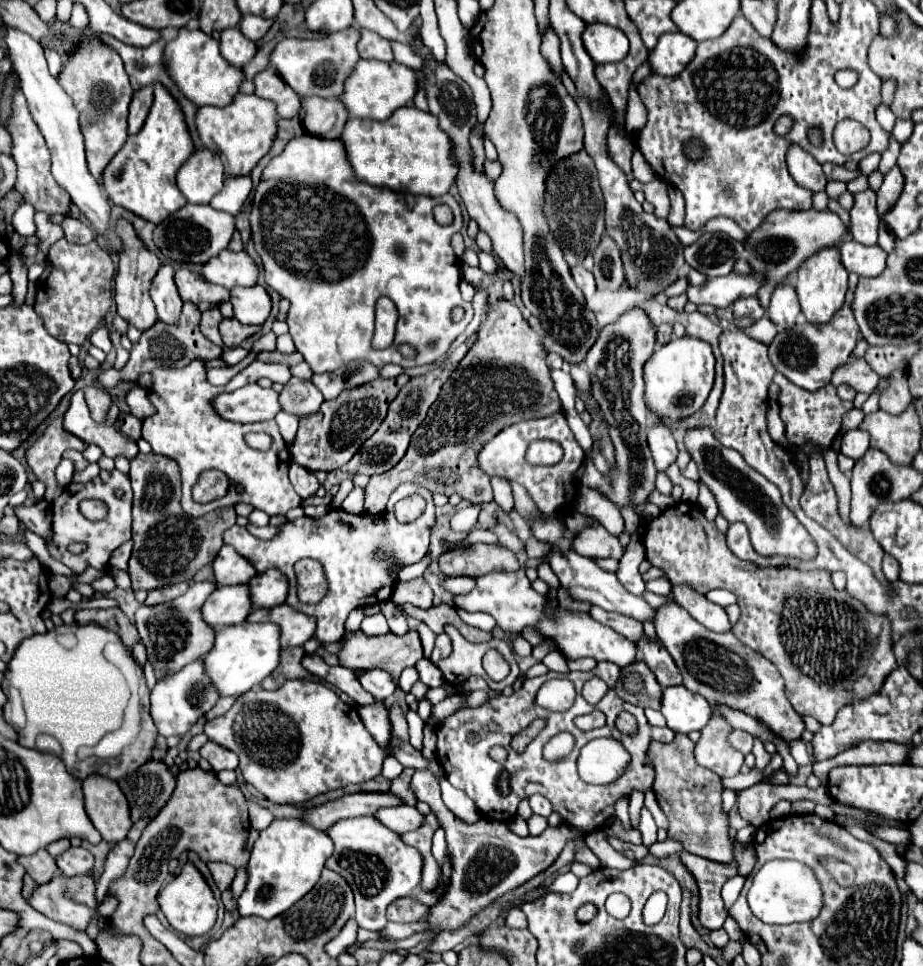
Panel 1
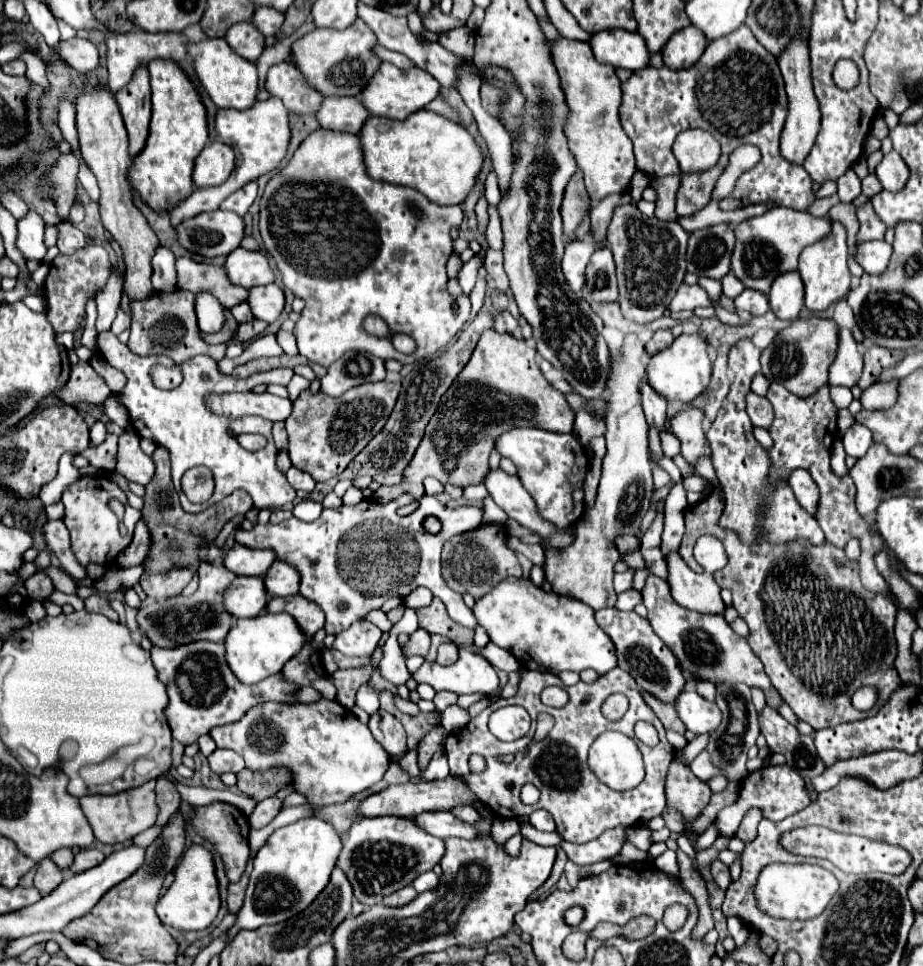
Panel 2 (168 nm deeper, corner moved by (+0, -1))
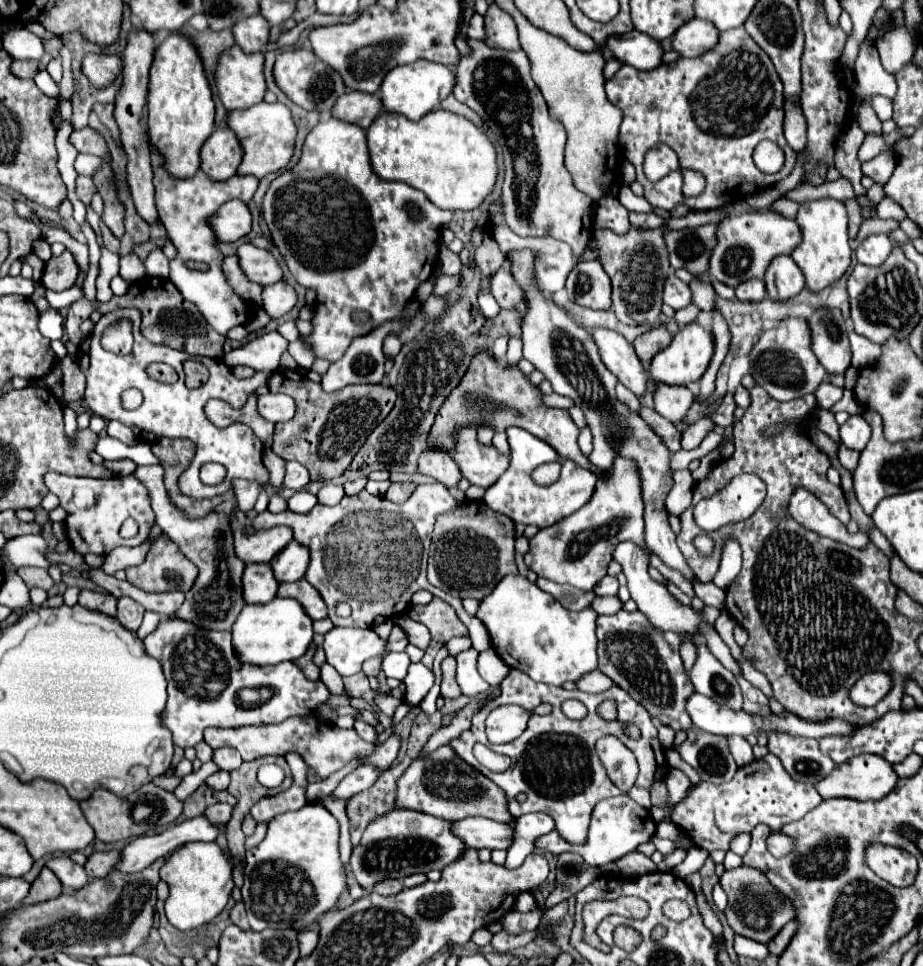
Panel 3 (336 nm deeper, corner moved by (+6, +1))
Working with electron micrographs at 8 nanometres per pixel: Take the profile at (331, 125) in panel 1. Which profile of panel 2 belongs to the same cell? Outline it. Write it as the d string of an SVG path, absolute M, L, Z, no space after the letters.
M325 97L321 109L317 111L317 119L321 127L357 133L361 131L361 123L369 117L369 111L361 107L361 99L345 99L345 97Z

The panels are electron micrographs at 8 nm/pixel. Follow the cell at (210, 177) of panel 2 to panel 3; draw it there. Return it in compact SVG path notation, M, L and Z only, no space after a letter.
M217 127L201 147L199 169L213 181L225 181L235 175L243 157L241 151L243 149L235 133L231 133L229 127Z

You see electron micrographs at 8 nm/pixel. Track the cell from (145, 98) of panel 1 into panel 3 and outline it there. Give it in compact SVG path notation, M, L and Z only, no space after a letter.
M147 31L129 33L127 47L121 55L123 57L123 83L115 97L115 111L113 111L113 117L121 133L121 145L127 153L127 181L131 187L133 203L137 207L137 213L149 223L157 219L157 209L153 201L153 169L151 169L151 153L147 145L147 131L143 127L143 109L145 109L147 81L149 81L149 67L153 61L153 51L155 51L155 41Z

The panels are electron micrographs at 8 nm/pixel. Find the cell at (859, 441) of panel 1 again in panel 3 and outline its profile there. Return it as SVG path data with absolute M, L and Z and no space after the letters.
M861 415L849 417L841 427L839 427L839 439L847 449L861 451L871 437L871 427Z

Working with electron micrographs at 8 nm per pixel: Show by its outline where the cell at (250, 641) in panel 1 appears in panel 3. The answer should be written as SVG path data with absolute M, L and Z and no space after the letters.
M275 597L267 605L245 605L233 625L233 649L247 665L275 665L299 659L313 641L313 627L307 613L295 599Z

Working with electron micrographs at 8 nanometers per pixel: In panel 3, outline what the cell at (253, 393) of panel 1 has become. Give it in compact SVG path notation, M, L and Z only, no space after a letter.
M283 393L259 395L259 415L271 423L289 421L295 415L295 401Z

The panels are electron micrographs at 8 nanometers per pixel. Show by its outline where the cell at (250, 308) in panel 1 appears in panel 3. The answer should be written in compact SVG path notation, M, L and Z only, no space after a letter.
M273 283L273 285L265 285L263 287L263 293L261 293L261 299L263 299L263 309L265 313L271 317L271 319L279 319L283 317L297 301L295 297L295 291L291 285L285 285L285 283Z

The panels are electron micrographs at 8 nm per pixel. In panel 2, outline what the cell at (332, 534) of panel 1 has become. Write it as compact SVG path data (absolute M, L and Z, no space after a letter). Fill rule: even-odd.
M423 495L417 511L413 511L407 517L399 517L397 507L399 507L399 501L377 503L377 501L365 499L365 501L361 501L357 505L351 505L351 507L341 505L337 509L323 509L321 517L313 523L299 521L297 517L291 517L291 519L281 521L277 525L275 523L265 523L265 525L255 523L255 527L251 531L243 531L243 529L237 531L235 541L243 543L247 547L253 547L253 549L273 549L277 553L277 559L293 563L301 571L301 591L299 593L321 605L321 609L325 611L325 617L327 617L325 631L331 633L331 635L341 633L345 627L351 627L351 623L355 623L355 621L363 621L369 611L381 609L381 605L391 597L405 599L417 587L429 587L429 591L445 603L447 613L453 621L457 621L459 625L475 629L477 619L475 619L473 611L463 603L463 597L459 593L451 591L445 585L445 581L441 577L439 553L441 553L443 543L449 537L459 535L459 533L469 531L469 529L475 529L483 519L483 509L473 507L473 505L447 507L433 495ZM427 517L437 517L441 521L443 527L437 535L431 535L431 533L425 531L423 521ZM339 557L345 557L345 579L339 573ZM341 601L347 601L347 605L349 605L347 611L339 611Z

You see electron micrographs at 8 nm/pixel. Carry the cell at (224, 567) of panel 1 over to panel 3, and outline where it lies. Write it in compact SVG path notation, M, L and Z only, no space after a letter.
M251 527L233 531L235 555L245 565L269 563L289 541L291 541L291 531L287 527L275 527L263 533L255 533L255 529Z

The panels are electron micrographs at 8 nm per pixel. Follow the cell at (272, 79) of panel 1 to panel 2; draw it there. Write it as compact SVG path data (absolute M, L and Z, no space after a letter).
M283 61L269 69L267 91L283 99L283 105L299 115L317 113L317 107L321 107L321 99L325 99L325 95L321 95L303 79L293 61Z

